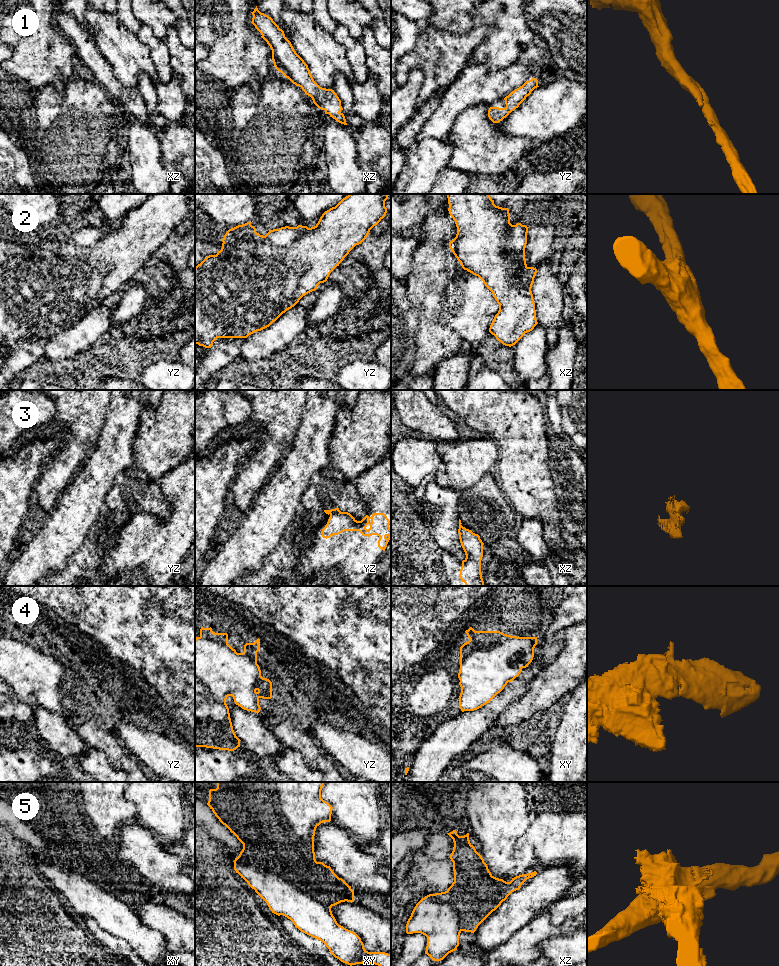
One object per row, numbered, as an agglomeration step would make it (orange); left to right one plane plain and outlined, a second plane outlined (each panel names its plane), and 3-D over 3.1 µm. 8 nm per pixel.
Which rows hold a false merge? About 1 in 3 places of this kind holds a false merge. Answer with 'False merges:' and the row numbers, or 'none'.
False merges: 3, 5

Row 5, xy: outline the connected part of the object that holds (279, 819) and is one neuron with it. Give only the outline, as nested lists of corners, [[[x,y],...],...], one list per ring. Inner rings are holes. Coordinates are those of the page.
[[[217,782],[216,789],[209,790],[207,805],[219,821],[225,825],[238,840],[249,842],[256,862],[266,862],[277,870],[301,893],[304,892],[314,902],[330,909],[341,902],[353,902],[354,890],[339,878],[330,866],[317,862],[314,852],[316,828],[323,822],[331,821],[333,807],[321,798],[325,782]]]

